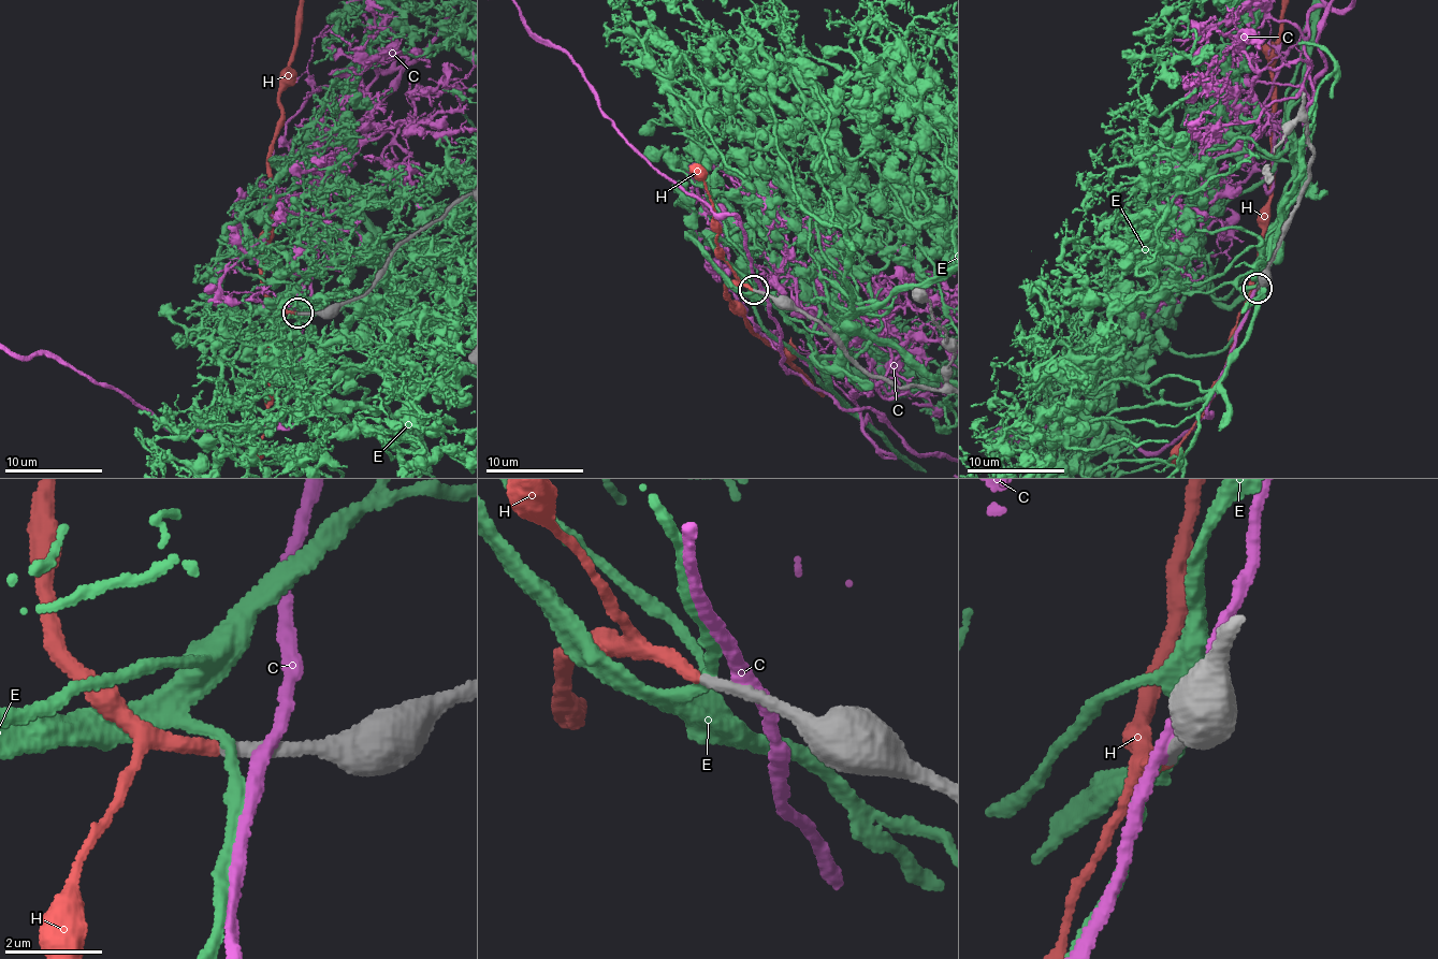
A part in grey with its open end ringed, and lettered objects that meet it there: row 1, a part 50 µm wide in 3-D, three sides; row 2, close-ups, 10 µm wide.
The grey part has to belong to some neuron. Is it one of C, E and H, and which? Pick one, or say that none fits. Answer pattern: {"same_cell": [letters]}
{"same_cell": ["H"]}

